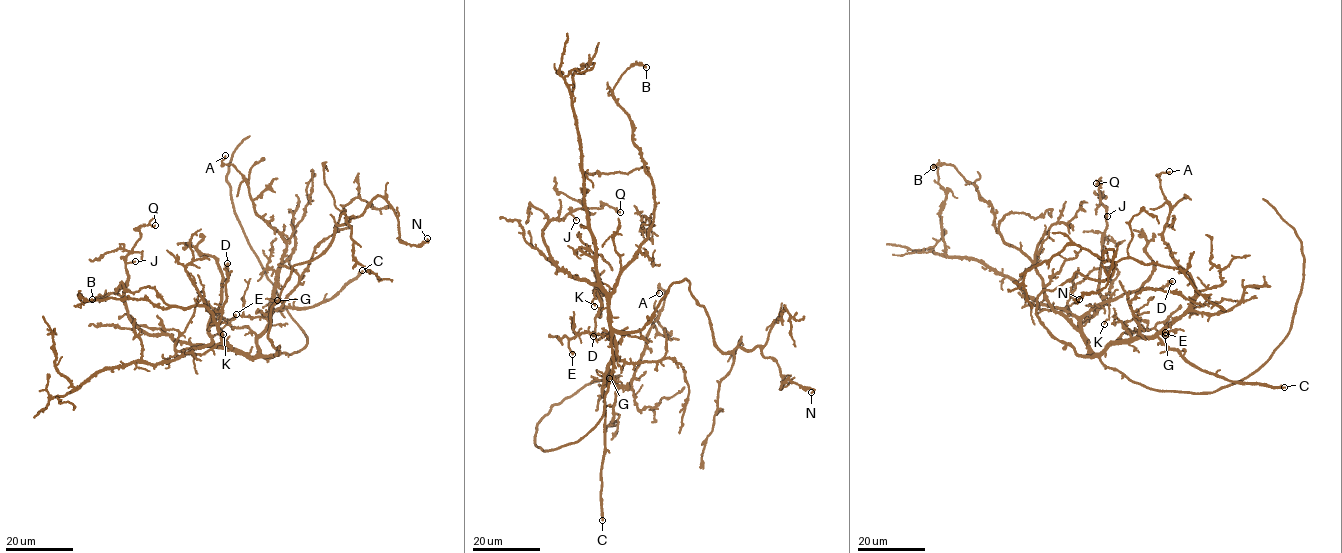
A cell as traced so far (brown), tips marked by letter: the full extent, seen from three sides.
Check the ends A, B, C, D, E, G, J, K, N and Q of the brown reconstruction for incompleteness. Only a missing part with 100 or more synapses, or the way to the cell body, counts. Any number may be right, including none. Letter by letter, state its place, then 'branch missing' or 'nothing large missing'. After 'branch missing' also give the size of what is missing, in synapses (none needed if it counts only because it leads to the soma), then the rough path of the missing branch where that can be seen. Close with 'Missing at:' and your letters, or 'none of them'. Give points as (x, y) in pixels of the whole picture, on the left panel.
A: (225, 155) | nothing large missing
B: (92, 299) | nothing large missing
C: (362, 270) | nothing large missing
D: (227, 263) | nothing large missing
E: (236, 314) | nothing large missing
G: (277, 300) | nothing large missing
J: (135, 261) | nothing large missing
K: (223, 334) | nothing large missing
N: (427, 238) | nothing large missing
Q: (155, 225) | nothing large missing
Missing at: none of them

